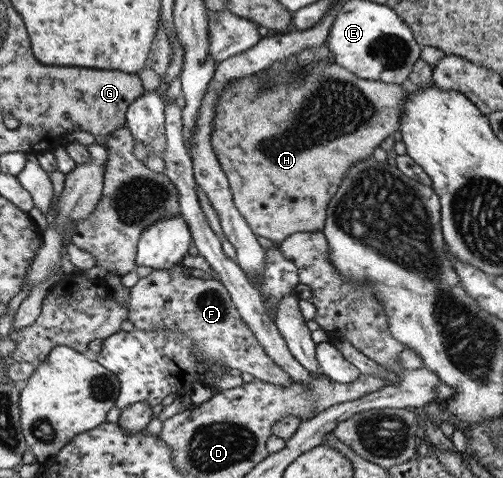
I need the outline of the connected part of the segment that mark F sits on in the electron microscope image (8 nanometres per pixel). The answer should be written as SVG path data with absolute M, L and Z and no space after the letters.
M181 263L168 270L152 270L130 288L127 320L138 330L165 328L184 334L192 341L192 349L208 364L248 373L253 379L278 386L288 386L288 374L276 367L262 346L256 342L248 326L241 320L229 298L229 292L218 280L196 278L185 274Z

